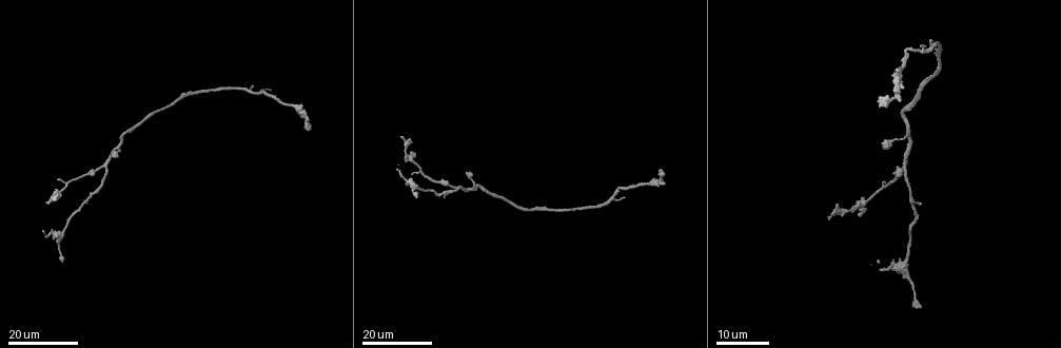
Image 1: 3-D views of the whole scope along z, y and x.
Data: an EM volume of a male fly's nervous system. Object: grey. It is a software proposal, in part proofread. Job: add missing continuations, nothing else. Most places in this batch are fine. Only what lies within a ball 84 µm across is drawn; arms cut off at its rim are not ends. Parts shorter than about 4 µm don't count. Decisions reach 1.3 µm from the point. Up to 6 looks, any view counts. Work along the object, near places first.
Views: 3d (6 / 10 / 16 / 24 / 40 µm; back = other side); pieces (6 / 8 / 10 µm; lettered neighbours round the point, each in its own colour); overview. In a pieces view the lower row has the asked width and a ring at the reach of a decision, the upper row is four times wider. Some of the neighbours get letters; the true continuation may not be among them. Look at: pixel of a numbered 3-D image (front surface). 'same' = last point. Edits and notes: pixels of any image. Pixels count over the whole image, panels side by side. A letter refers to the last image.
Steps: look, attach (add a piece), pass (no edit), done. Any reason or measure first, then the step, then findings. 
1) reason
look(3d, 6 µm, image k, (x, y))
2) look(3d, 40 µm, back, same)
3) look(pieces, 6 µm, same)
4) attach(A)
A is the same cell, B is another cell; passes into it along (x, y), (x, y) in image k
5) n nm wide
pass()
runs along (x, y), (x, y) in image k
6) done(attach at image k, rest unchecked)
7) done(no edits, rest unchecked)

an open end
look(3d, 16 µm, image 1, (919, 203))

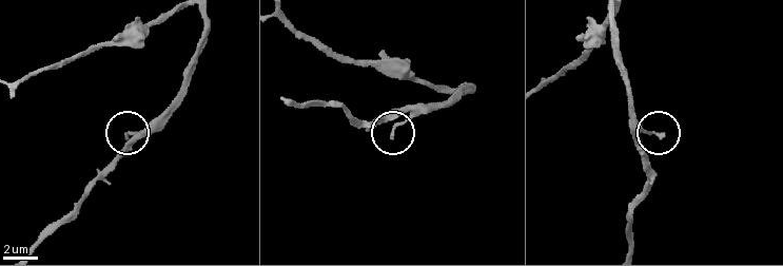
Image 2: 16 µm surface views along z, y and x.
look(pieces, 8 µm, image 2, (127, 134))

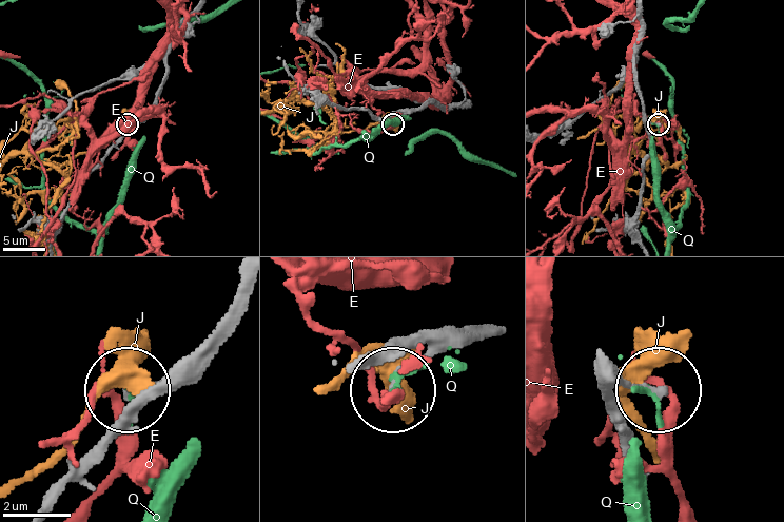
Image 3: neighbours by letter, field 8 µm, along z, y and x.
pass()
E, J and Q are other cells; none of them fits

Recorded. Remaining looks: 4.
free end
look(3d, 24 µm, image 1, (413, 174))

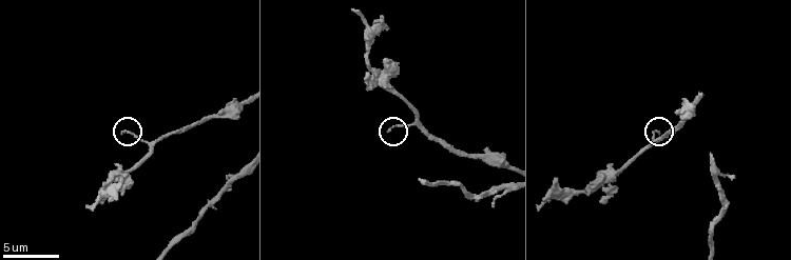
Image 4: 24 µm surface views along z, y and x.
look(pieces, 8 µm, image 4, (123, 132))

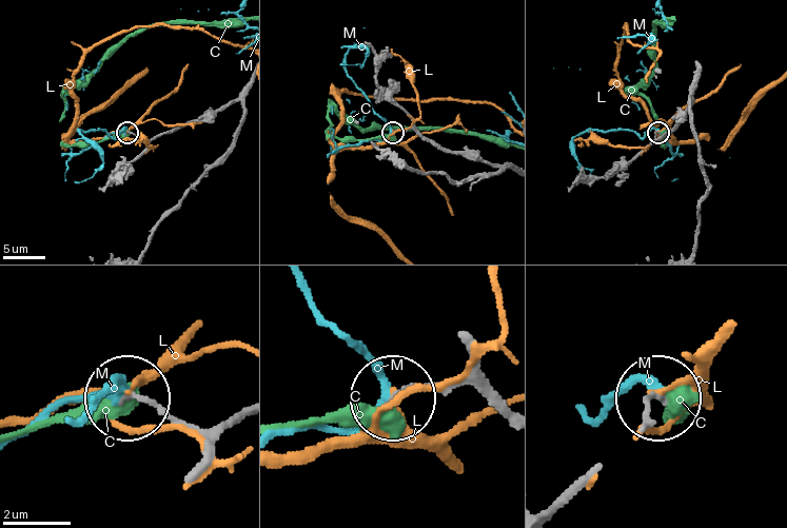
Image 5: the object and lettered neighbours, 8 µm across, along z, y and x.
pass()
C, L and M are other cells; runs along (237, 412), (203, 432), (130, 398) in image 5; no lettered piece goes on from it

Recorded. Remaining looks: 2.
an open end
look(pieces, 6 µm, image 4, (601, 201))

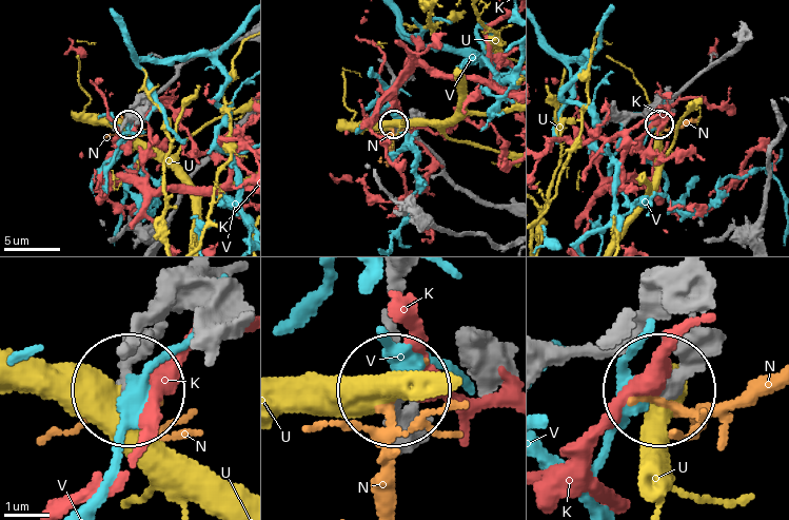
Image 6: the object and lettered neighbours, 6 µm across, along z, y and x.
pass()
K, N, U and V are other cells; none of them fits

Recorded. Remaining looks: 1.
done(no edits, rest unchecked)

